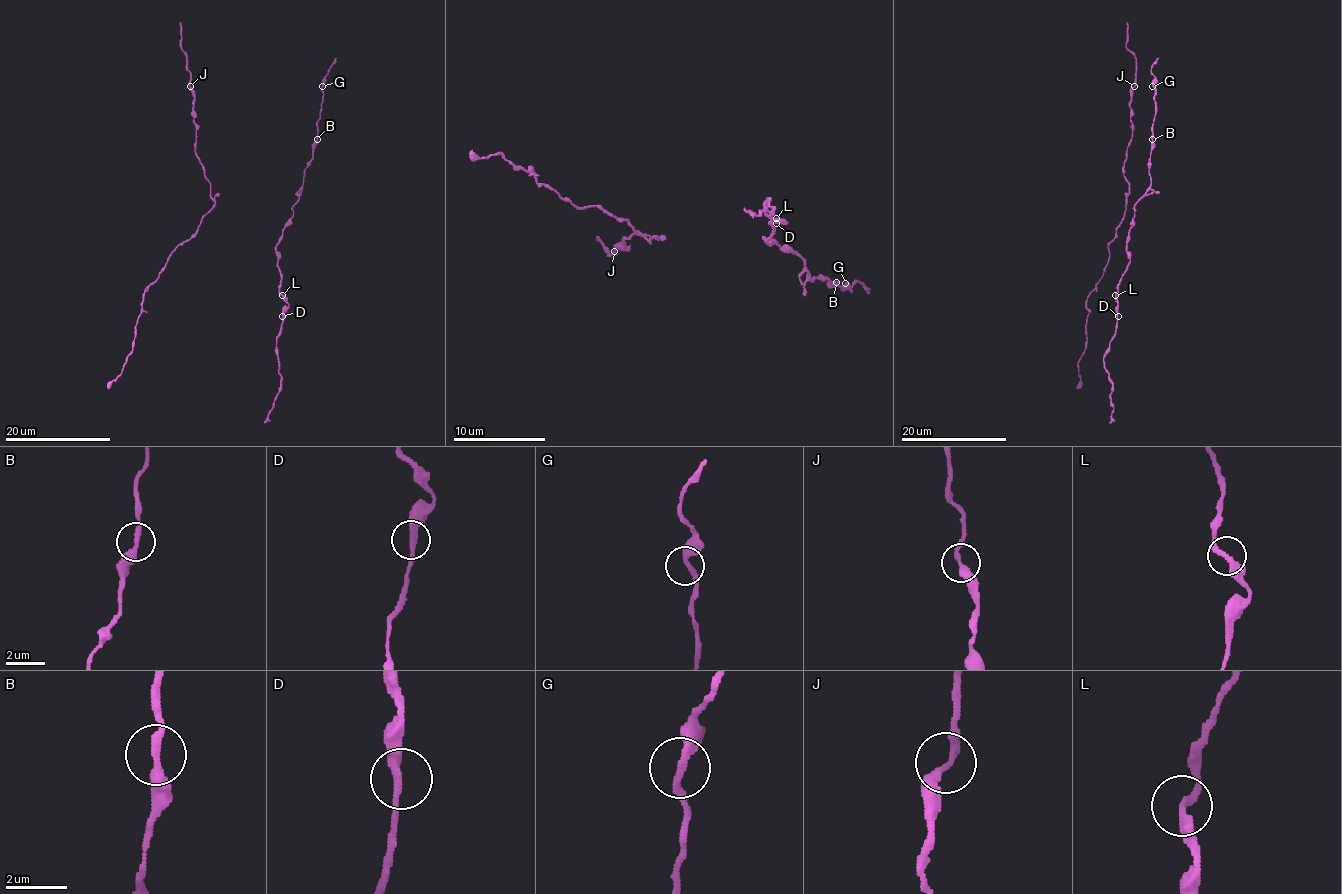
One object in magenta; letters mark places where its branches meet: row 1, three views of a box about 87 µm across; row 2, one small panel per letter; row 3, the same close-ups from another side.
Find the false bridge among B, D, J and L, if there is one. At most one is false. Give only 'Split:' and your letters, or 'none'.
Split: none

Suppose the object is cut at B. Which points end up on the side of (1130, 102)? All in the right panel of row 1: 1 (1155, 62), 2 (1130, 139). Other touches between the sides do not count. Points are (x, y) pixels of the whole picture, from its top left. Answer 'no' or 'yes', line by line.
1: no
2: yes

